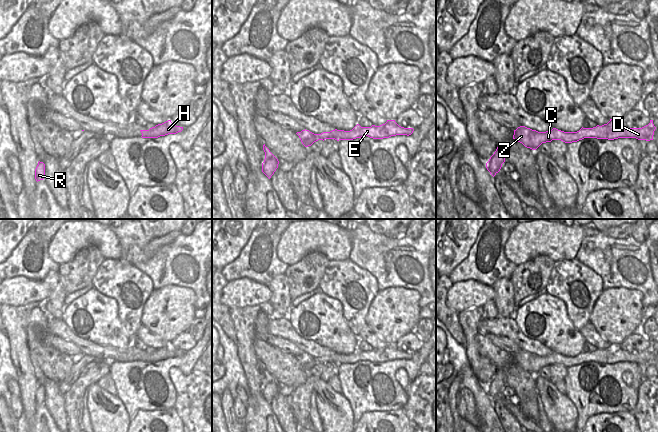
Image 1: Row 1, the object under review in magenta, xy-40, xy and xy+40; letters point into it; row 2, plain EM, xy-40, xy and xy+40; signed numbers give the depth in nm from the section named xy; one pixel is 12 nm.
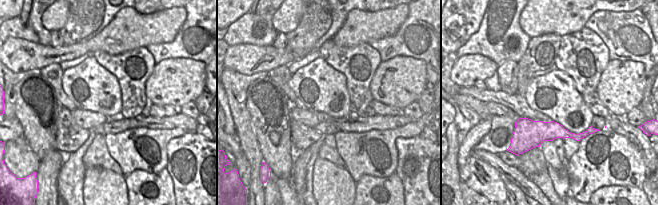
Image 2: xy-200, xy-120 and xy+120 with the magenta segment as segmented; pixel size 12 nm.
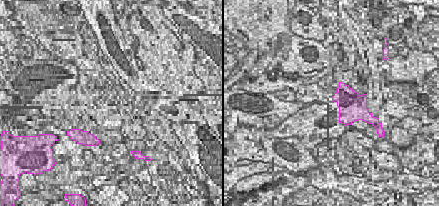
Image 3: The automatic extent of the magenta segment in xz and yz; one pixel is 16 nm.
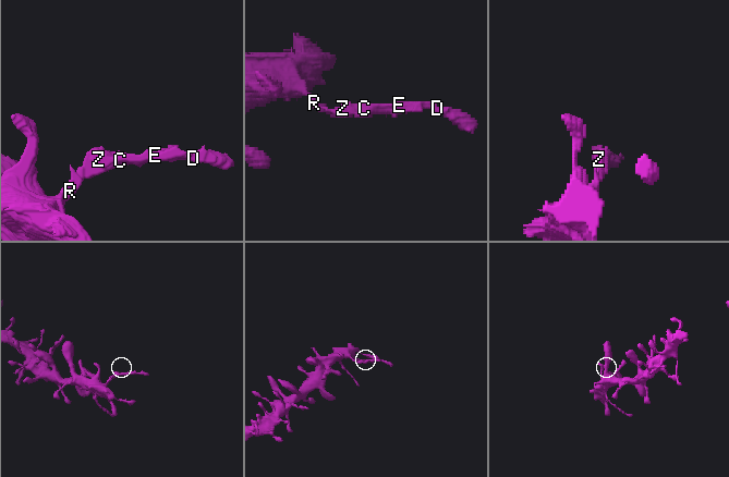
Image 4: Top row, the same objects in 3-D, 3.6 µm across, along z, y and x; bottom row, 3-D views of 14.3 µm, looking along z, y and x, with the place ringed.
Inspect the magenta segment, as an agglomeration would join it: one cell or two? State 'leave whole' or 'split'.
split

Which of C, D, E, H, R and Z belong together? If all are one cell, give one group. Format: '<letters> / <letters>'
C D E H Z / R

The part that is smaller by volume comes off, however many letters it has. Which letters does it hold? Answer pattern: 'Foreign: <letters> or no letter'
Foreign: C, D, E, H, Z

